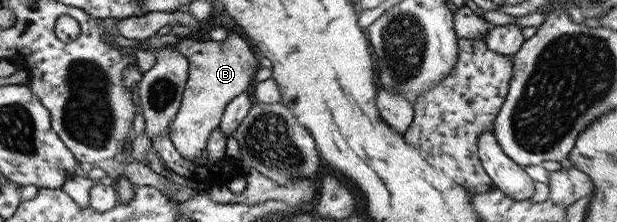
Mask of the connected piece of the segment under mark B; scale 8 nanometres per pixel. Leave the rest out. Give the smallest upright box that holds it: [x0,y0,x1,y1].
[159,31,259,160]

